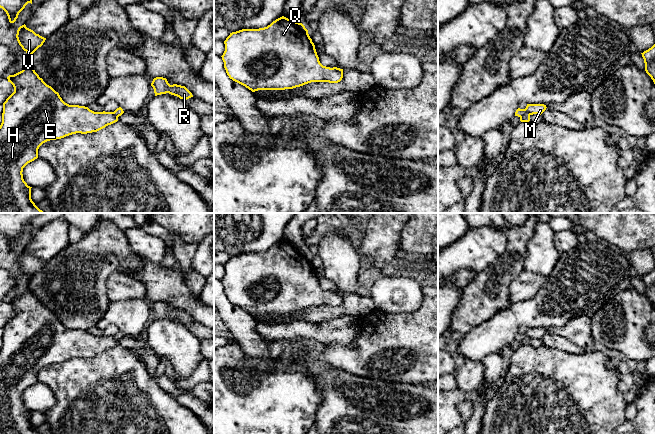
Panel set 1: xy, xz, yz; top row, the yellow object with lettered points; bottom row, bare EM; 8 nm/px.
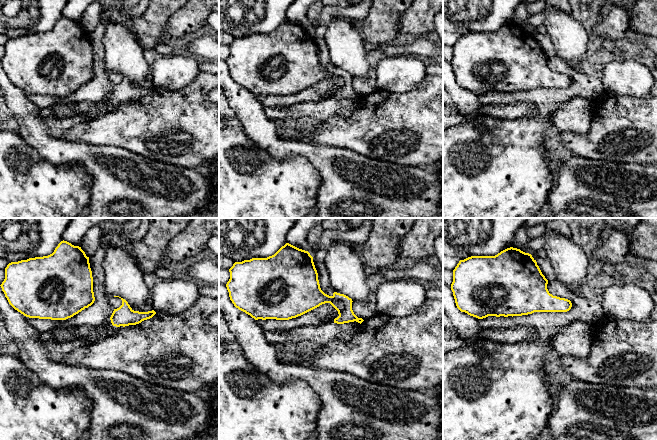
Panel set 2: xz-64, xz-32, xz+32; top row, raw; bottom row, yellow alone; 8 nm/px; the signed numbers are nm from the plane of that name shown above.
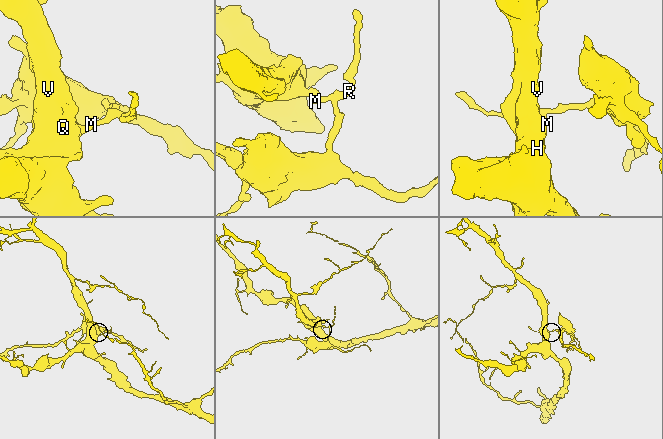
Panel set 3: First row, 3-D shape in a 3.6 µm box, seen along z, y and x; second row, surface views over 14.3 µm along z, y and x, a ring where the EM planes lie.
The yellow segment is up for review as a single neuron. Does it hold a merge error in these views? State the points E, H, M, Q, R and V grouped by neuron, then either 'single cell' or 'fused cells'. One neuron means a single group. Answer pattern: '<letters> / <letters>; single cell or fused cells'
E H Q V / M R; fused cells

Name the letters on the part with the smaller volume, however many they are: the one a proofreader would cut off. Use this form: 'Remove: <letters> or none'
Remove: M, R

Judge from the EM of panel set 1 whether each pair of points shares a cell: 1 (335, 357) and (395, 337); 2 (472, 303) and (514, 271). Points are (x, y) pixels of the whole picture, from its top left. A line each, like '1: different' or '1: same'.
1: same
2: same

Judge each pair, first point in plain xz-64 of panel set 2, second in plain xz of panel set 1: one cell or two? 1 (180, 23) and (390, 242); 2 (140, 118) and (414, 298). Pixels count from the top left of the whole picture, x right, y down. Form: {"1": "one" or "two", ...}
{"1": "two", "2": "two"}

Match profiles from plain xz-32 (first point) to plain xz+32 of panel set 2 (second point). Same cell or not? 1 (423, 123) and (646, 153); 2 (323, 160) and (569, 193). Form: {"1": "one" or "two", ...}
{"1": "one", "2": "one"}

